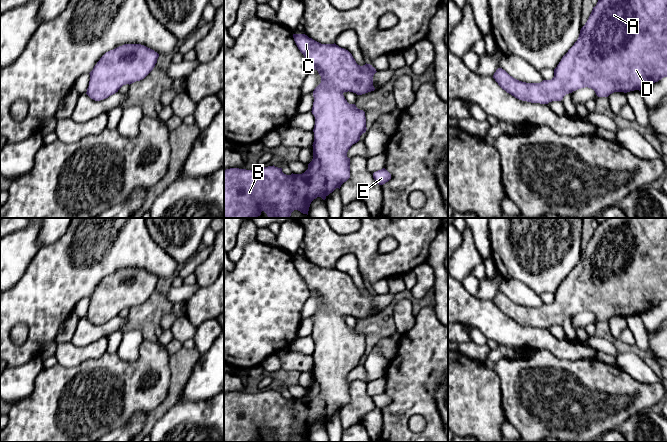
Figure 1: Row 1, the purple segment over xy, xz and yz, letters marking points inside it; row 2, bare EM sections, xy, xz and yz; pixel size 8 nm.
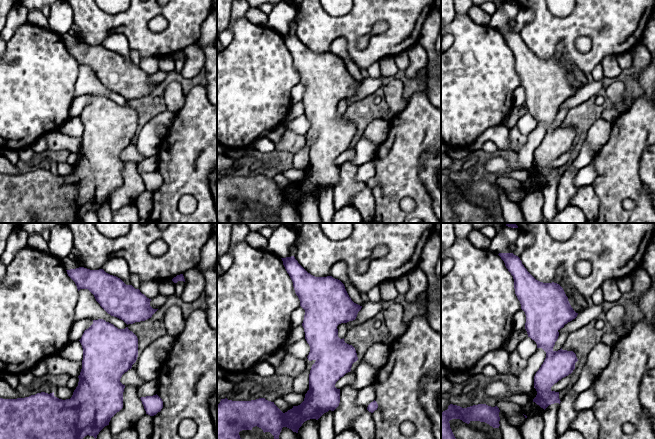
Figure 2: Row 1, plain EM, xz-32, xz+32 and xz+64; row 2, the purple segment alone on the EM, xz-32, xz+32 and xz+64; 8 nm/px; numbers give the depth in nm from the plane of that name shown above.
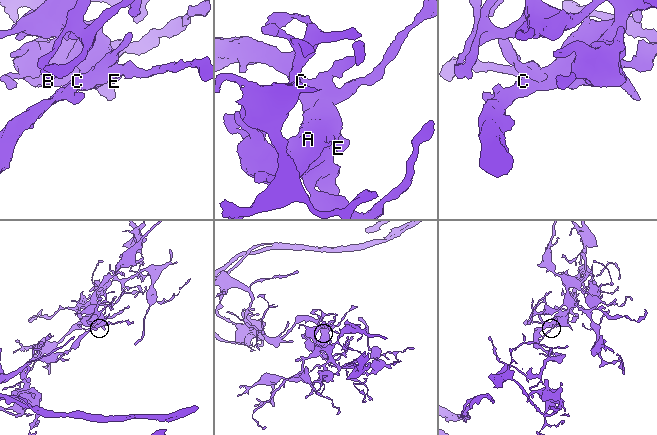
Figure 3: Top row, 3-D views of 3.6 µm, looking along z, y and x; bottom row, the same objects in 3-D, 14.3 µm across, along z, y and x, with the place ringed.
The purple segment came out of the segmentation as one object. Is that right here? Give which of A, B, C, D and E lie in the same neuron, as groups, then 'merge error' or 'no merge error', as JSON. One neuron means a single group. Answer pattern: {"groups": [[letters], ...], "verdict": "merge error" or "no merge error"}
{"groups": [["A", "B", "C", "D", "E"]], "verdict": "no merge error"}

